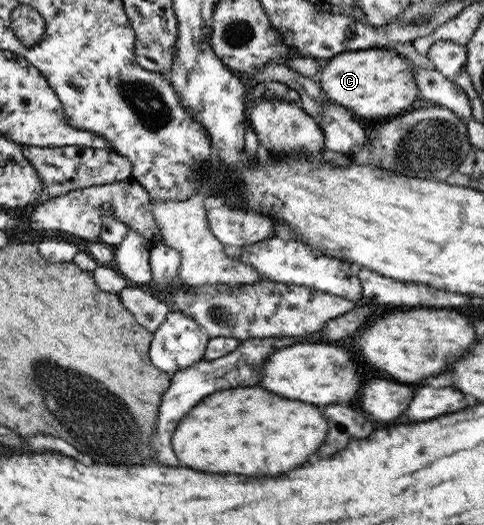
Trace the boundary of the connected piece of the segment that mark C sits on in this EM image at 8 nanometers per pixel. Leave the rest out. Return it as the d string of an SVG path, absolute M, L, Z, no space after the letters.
M373 48L359 52L344 52L323 62L317 82L323 93L337 105L346 107L352 114L377 120L401 113L409 105L419 101L419 93L412 64L405 63L392 49Z

